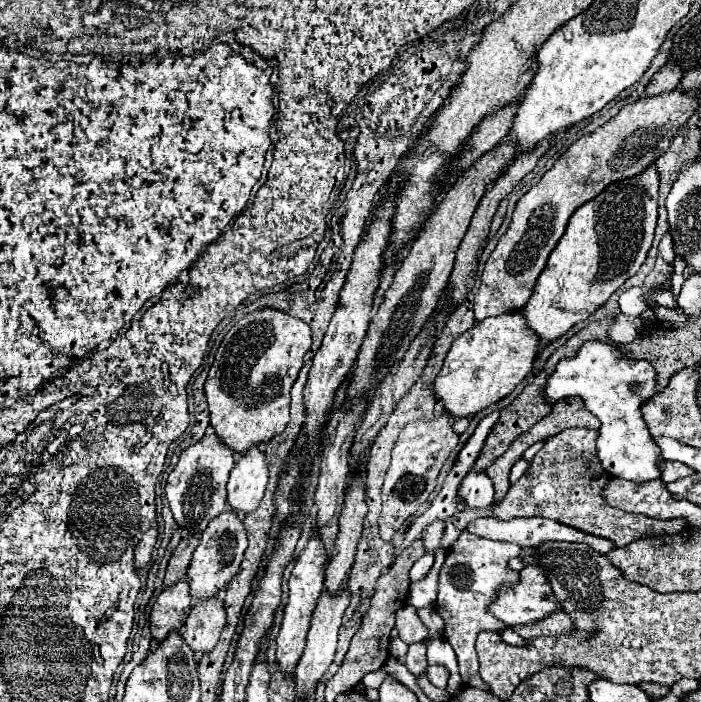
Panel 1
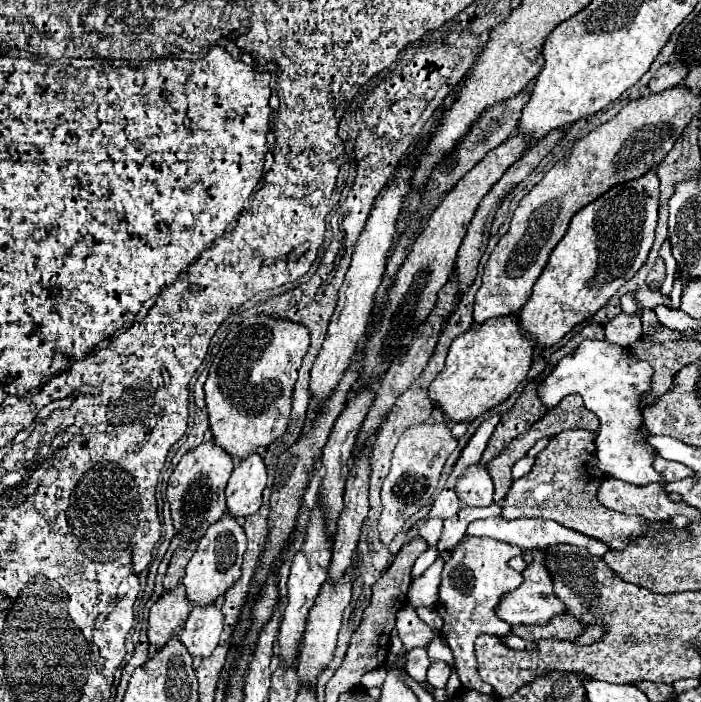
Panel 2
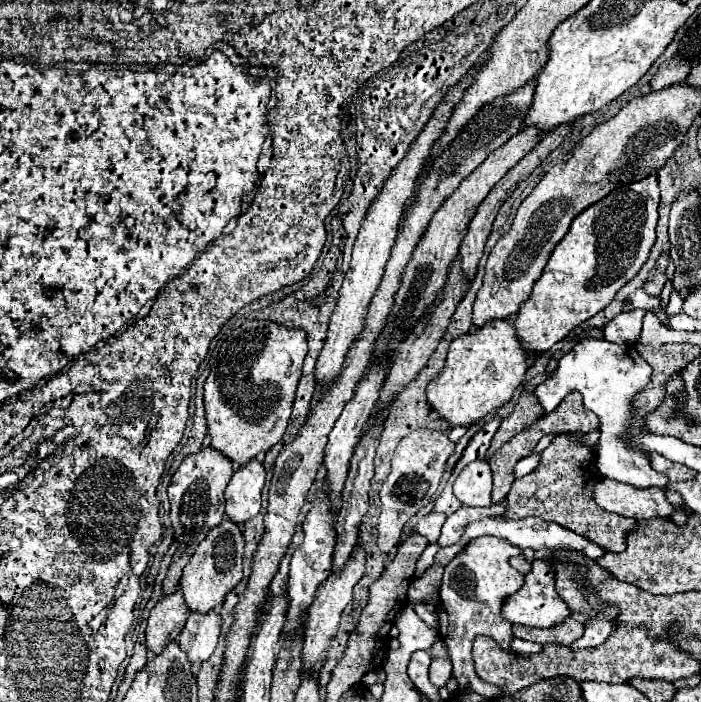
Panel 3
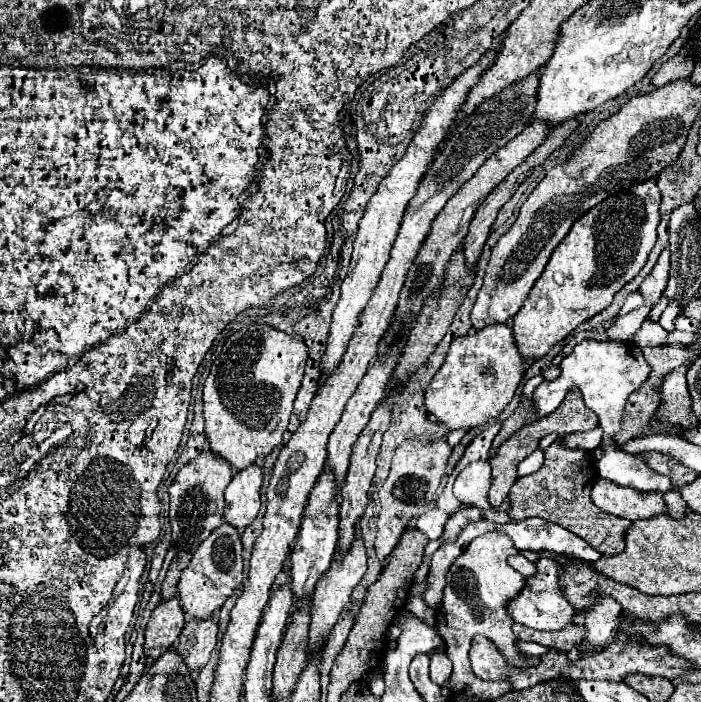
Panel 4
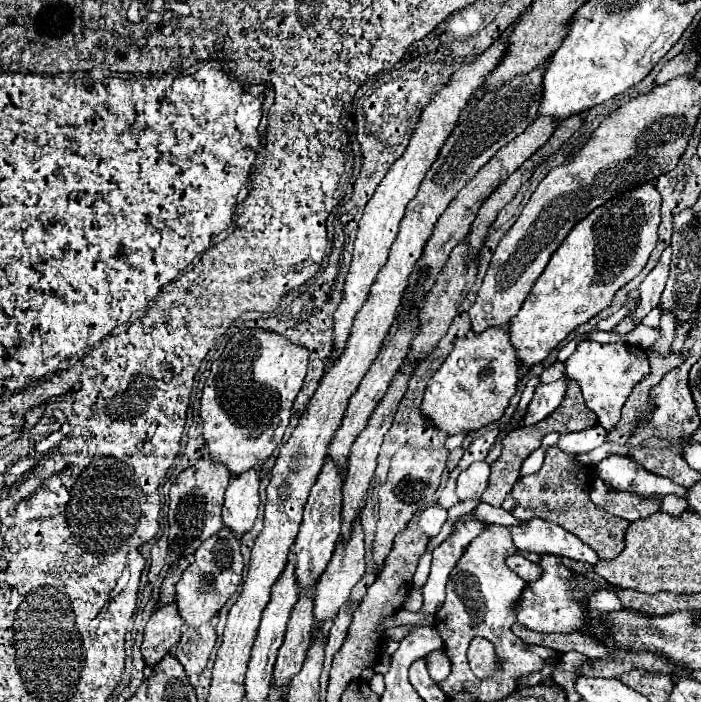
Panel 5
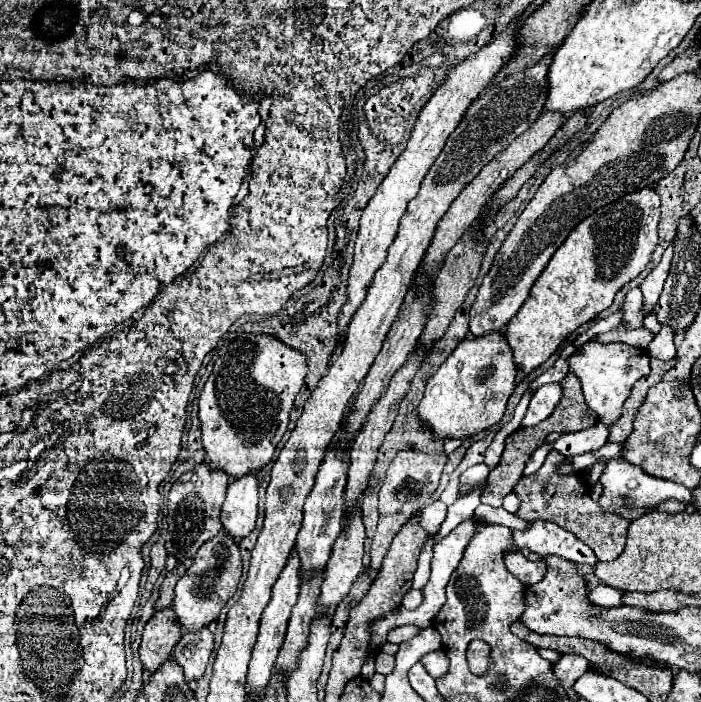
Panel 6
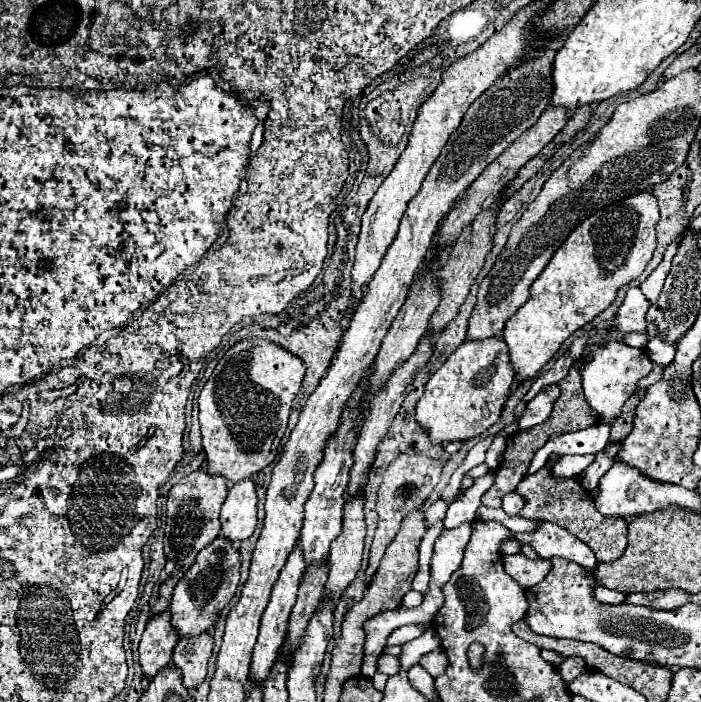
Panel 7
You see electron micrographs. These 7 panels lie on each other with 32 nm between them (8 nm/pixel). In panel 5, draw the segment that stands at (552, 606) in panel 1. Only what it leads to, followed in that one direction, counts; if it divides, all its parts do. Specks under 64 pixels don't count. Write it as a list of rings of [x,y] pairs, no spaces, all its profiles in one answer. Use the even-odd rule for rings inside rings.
[[[542,556],[538,562],[542,574],[538,580],[526,584],[520,600],[516,602],[516,620],[536,632],[574,632],[582,630],[584,634],[590,634],[590,628],[582,622],[586,618],[586,608],[578,604],[570,594],[570,584],[566,582],[570,578],[570,572],[564,564],[558,562],[556,556]]]

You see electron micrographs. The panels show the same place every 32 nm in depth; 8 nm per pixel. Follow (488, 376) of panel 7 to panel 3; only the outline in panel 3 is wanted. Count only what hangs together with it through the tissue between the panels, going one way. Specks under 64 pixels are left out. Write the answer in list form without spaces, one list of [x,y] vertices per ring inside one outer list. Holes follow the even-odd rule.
[[[492,320],[484,324],[484,328],[474,328],[472,332],[458,336],[450,344],[446,366],[426,388],[432,410],[450,426],[470,426],[486,414],[494,414],[512,398],[512,392],[524,380],[528,356],[530,352],[516,336],[516,328],[510,320]]]

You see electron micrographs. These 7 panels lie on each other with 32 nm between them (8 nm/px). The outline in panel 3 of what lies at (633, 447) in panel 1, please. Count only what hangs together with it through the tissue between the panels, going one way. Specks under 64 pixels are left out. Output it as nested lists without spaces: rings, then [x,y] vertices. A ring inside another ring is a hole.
[[[584,338],[572,348],[572,352],[568,352],[558,362],[558,368],[554,370],[554,374],[536,386],[536,396],[544,412],[548,414],[564,400],[566,394],[580,392],[584,398],[584,406],[600,418],[600,440],[596,446],[598,450],[596,466],[600,474],[604,478],[612,478],[638,488],[648,488],[648,486],[666,488],[668,478],[658,474],[648,464],[650,454],[646,450],[634,448],[630,444],[632,436],[628,436],[630,422],[634,420],[632,398],[648,386],[650,374],[652,374],[652,368],[646,364],[644,358],[636,354],[636,350],[632,350],[632,346],[618,346],[608,340]]]

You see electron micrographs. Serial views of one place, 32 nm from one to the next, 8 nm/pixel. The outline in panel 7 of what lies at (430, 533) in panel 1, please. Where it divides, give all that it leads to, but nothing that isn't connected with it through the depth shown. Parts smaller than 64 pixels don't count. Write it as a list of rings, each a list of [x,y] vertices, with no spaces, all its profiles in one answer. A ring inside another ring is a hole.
[[[436,502],[436,504],[432,504],[428,510],[424,510],[424,514],[426,514],[426,524],[428,526],[432,526],[432,524],[436,524],[438,520],[442,520],[442,516],[444,516],[444,512],[446,512],[446,506],[444,506],[444,502]]]

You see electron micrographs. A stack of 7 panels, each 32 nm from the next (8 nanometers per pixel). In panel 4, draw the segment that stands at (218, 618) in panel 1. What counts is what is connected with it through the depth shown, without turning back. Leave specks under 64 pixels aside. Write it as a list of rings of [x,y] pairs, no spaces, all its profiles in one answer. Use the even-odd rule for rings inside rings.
[[[216,616],[208,620],[188,620],[180,638],[176,640],[176,650],[184,656],[190,672],[202,668],[218,642],[218,622]]]

